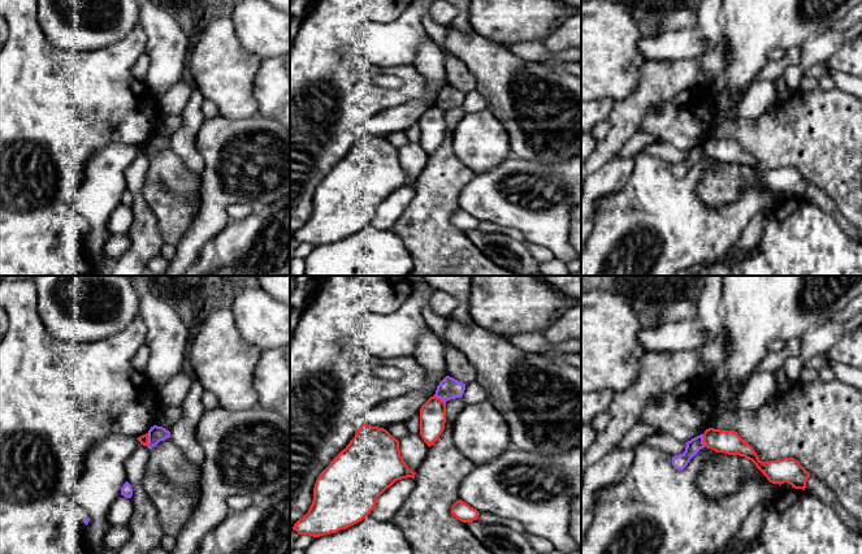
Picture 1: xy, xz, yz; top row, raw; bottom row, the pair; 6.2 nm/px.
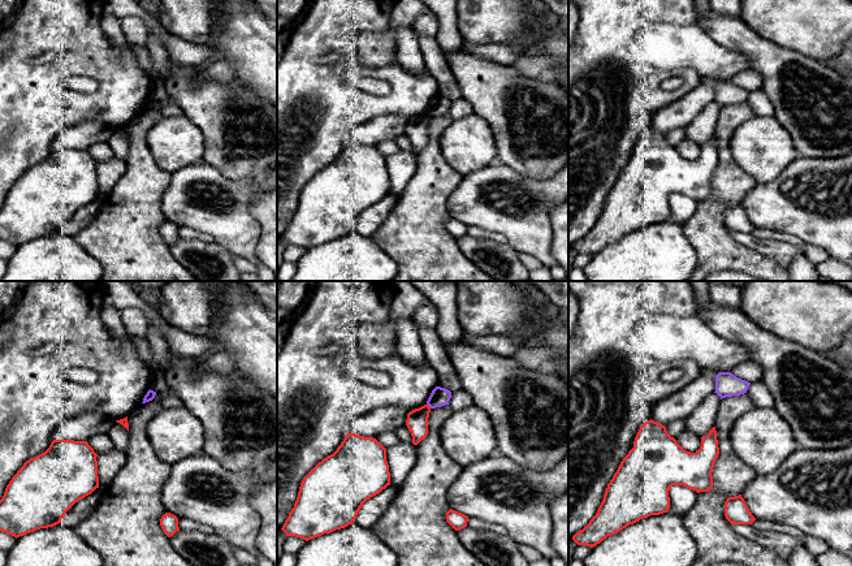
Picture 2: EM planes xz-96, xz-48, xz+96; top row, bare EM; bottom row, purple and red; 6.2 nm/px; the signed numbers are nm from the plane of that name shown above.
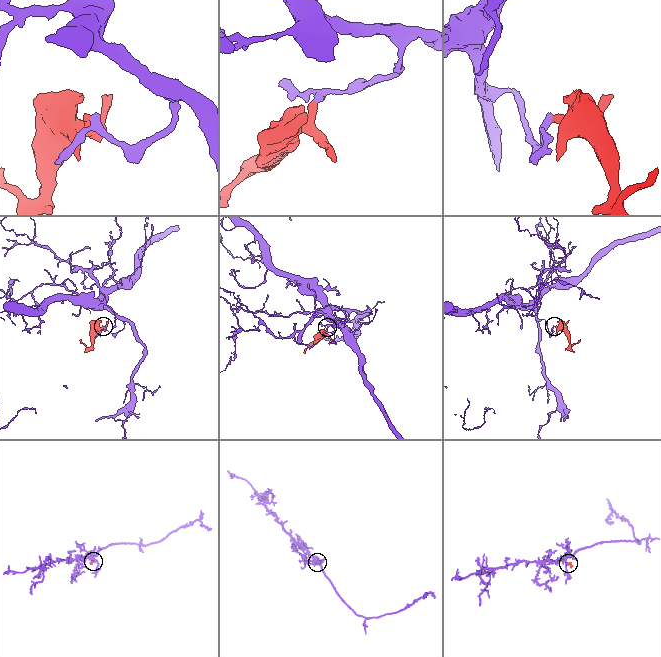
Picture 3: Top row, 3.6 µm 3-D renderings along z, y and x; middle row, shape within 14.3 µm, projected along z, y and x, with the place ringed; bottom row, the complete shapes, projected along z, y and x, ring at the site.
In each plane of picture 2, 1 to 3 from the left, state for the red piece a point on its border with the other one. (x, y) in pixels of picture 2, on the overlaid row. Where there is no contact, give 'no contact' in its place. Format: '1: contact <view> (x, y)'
1: no contact
2: contact xz-48 (429, 406)
3: no contact

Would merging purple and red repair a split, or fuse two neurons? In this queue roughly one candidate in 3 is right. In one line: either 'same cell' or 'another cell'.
another cell

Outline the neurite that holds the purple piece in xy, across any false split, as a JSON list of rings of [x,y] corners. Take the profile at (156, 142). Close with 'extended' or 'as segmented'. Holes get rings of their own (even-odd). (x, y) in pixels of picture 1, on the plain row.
[[[153,134],[151,135],[151,138],[148,139],[148,152],[147,156],[152,157],[153,155],[156,155],[160,150],[164,150],[166,147],[170,146],[170,140],[166,139],[163,135],[157,135]]]; as segmented

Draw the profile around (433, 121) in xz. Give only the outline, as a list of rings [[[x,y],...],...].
[[[430,105],[420,117],[420,144],[430,156],[442,143],[446,131],[446,111]]]

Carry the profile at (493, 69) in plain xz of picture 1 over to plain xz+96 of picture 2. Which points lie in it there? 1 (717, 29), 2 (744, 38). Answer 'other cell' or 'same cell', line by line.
1: same cell
2: same cell

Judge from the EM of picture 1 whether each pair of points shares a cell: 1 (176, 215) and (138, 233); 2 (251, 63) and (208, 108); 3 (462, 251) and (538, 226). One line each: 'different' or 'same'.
1: different
2: different
3: different

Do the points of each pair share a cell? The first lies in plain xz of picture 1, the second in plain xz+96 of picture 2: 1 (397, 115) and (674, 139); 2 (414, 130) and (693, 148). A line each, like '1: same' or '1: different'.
1: different
2: different

